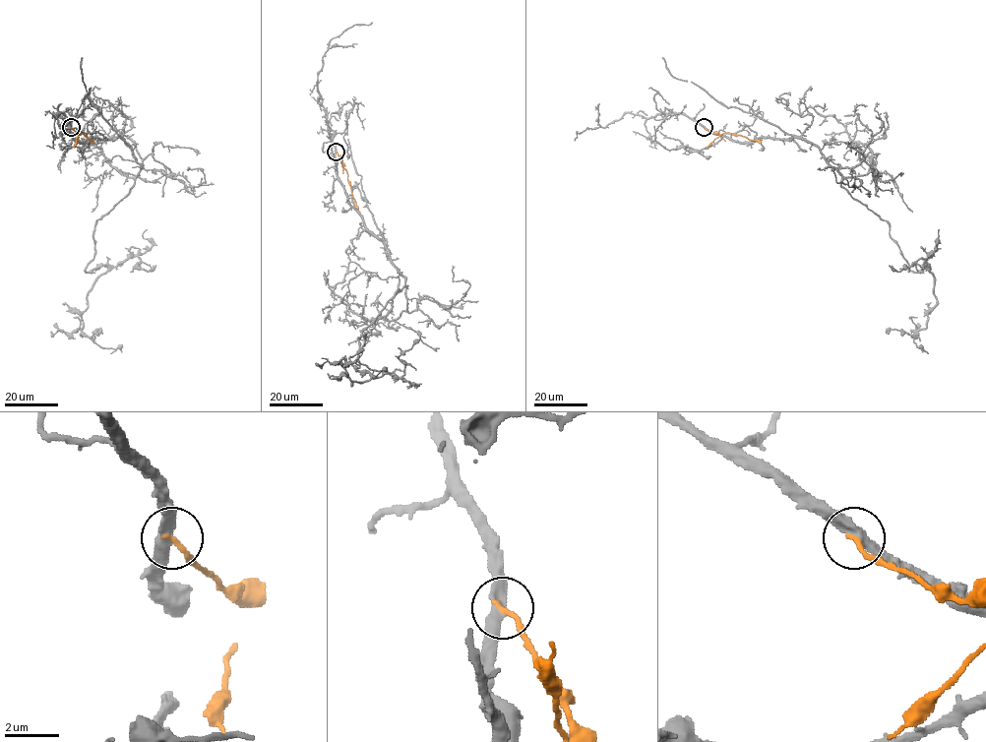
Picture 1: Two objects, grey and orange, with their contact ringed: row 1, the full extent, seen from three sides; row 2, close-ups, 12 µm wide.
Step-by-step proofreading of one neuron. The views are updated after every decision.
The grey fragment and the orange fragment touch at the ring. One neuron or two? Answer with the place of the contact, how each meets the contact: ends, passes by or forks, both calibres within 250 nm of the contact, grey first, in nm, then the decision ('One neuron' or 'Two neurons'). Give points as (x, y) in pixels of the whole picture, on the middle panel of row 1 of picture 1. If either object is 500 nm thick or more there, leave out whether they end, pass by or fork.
Place: (336, 152). At the ring grey passes by. At the ring orange ends. Thickness 400 nm (grey) against 190 nm. Two neurons

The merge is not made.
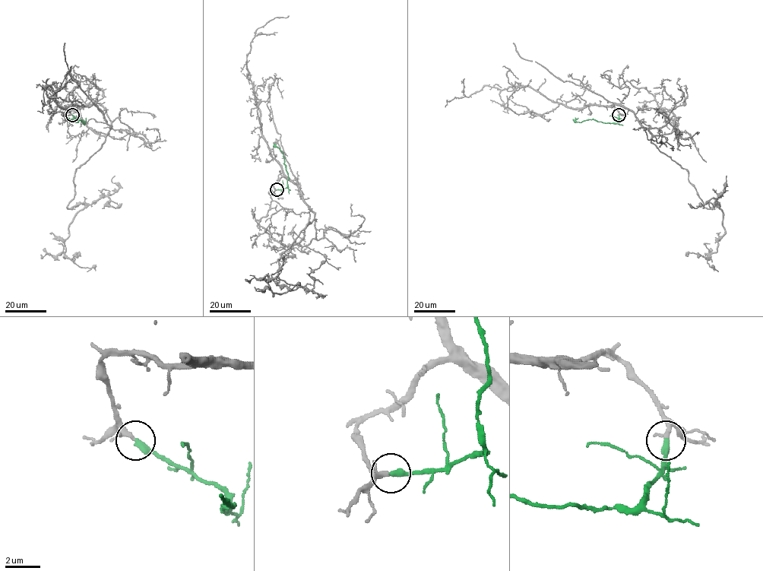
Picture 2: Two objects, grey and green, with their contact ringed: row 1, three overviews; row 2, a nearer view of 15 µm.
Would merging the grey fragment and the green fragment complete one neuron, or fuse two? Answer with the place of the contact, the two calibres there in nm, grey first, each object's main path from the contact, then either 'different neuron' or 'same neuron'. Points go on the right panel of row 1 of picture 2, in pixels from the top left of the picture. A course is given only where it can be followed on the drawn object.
(618, 115) | 200/380 nm | grey via (618, 115), (606, 106), (630, 109), (686, 170), (703, 205), (721, 210), (724, 234), (711, 264) | green via (618, 115), (615, 122), (609, 123), (593, 119), (576, 122), (578, 118) | same neuron

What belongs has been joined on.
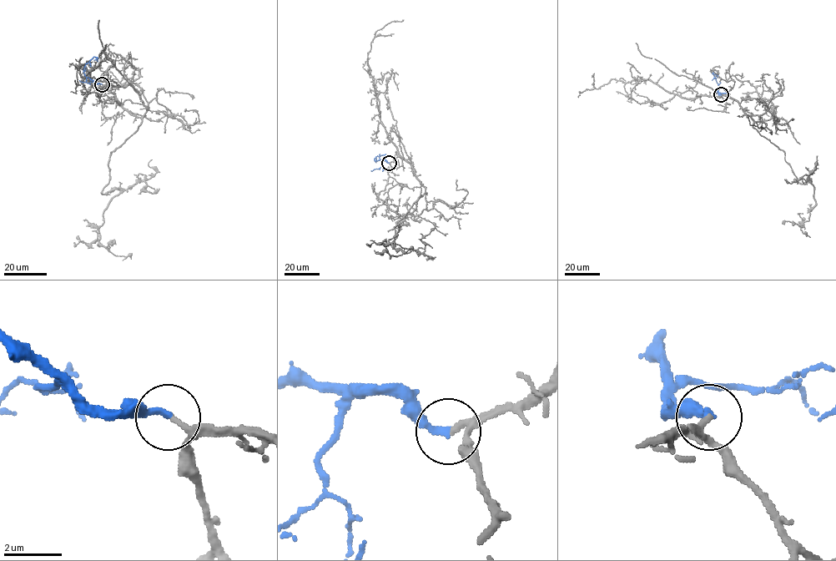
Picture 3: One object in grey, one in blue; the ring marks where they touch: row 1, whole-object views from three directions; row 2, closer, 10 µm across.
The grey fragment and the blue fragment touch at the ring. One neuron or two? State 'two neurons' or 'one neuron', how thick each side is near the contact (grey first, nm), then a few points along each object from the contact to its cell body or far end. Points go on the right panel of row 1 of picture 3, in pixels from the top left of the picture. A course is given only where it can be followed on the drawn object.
one neuron; 150 nm thick on the grey side, 240 nm on the other; grey runs (721, 94), (714, 97), (735, 99), (784, 153), (798, 183), (810, 181), (815, 205), (804, 231); blue runs (721, 94), (713, 73), (717, 76)

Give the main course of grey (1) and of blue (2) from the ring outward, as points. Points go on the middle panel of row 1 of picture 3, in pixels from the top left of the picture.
1: (389, 163), (401, 156), (425, 188), (389, 240), (403, 252), (390, 257), (386, 251), (394, 243), (413, 246)
2: (389, 163), (374, 160), (382, 155), (385, 159)

